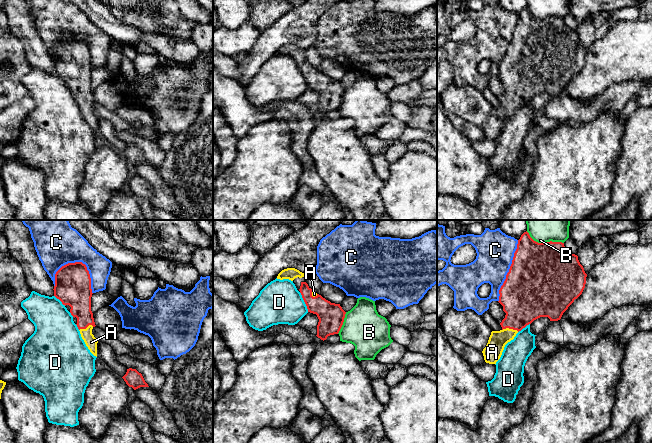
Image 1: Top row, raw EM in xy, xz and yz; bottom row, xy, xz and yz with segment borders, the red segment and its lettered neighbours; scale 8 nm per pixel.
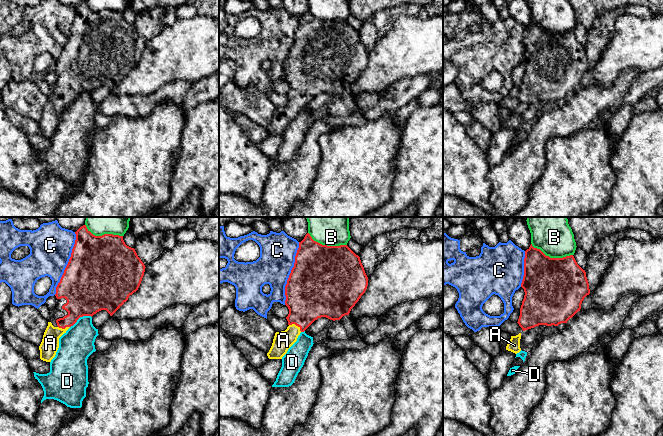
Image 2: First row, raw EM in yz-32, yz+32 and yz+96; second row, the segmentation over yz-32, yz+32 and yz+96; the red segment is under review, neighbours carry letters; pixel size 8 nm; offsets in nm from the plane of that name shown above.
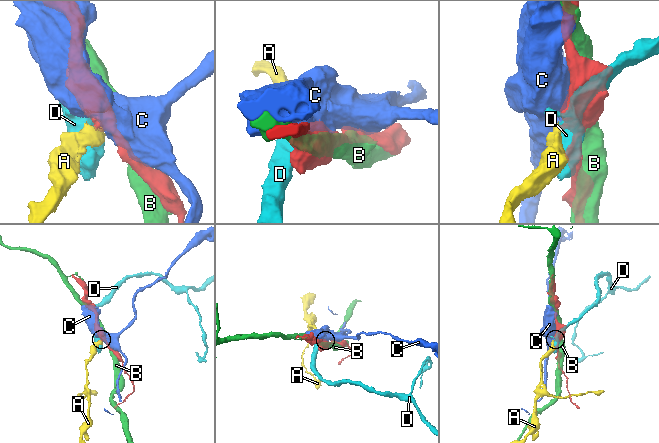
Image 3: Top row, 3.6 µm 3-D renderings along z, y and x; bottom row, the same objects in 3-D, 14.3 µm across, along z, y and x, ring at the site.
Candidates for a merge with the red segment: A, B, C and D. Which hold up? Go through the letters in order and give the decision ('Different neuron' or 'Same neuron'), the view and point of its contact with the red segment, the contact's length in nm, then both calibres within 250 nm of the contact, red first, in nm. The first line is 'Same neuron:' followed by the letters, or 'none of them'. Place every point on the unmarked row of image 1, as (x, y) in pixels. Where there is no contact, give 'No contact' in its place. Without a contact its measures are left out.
Same neuron: A
A: Same neuron. Touches red at yz (510, 104). Shared border 140 nm. Thickness 340 nm (red) against 150 nm
B: Different neuron. Touches red at yz (544, 19). Shared border 320 nm. Thickness 500 nm (red) against 160 nm
C: Different neuron. Touches red at xy (84, 40). Shared border 340 nm. Thickness 280 nm (red) against 320 nm
D: Different neuron. Touches red at xz (304, 77). Shared border 180 nm. Thickness 220 nm (red) against 360 nm

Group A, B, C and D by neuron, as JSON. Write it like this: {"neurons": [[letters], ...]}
{"neurons": [["A"], ["B"], ["C"], ["D"]]}

